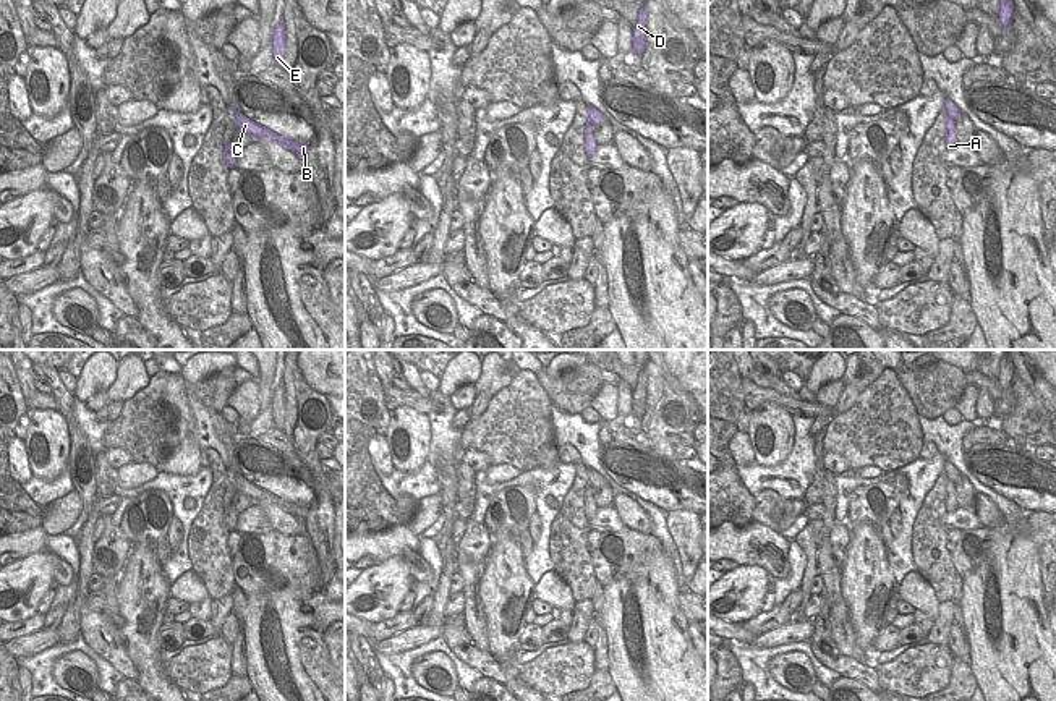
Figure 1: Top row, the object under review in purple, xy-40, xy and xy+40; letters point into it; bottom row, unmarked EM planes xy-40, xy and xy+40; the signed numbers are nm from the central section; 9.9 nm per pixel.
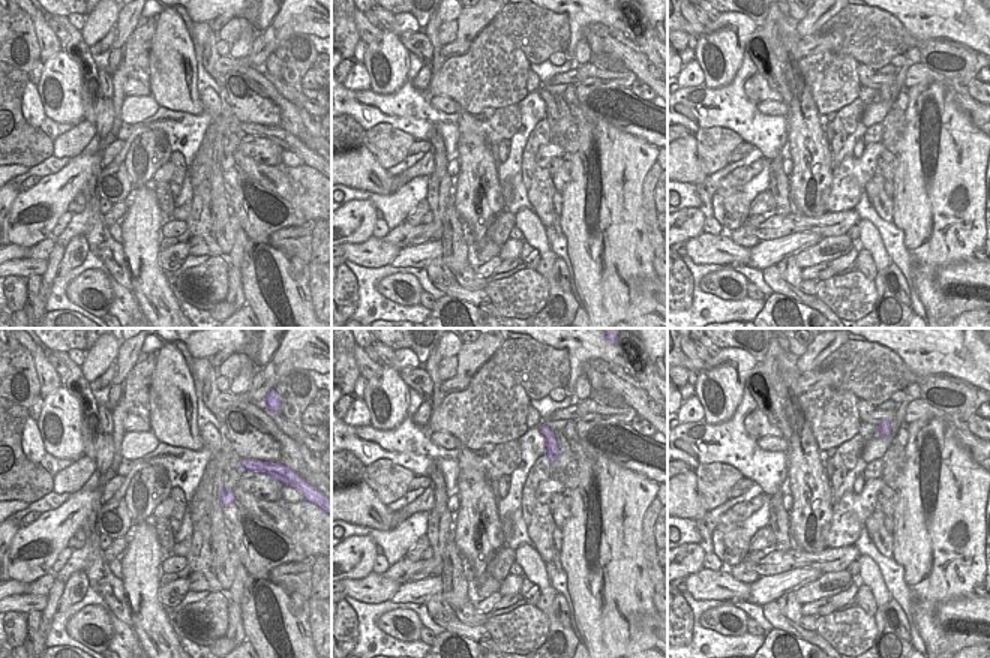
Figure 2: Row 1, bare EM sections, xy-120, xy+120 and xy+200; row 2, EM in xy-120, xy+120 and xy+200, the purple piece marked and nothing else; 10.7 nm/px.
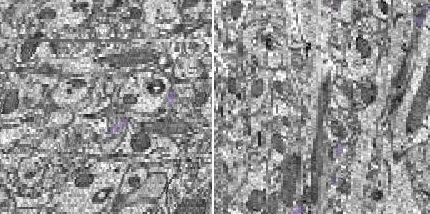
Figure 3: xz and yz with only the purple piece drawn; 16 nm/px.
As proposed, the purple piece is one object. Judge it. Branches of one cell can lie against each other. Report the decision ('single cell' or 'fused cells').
fused cells

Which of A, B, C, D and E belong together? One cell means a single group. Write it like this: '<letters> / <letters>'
A D E / B C

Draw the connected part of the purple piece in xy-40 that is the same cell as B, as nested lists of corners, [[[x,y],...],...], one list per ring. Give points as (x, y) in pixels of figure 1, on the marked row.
[[[241,112],[238,113],[238,123],[236,128],[243,130],[245,133],[248,133],[253,139],[270,139],[275,141],[277,144],[280,144],[282,147],[292,151],[293,154],[296,154],[298,157],[301,157],[304,160],[304,155],[309,151],[309,144],[301,144],[296,142],[293,139],[283,138],[264,126],[256,125],[254,121],[251,121],[249,118],[246,118]]]

